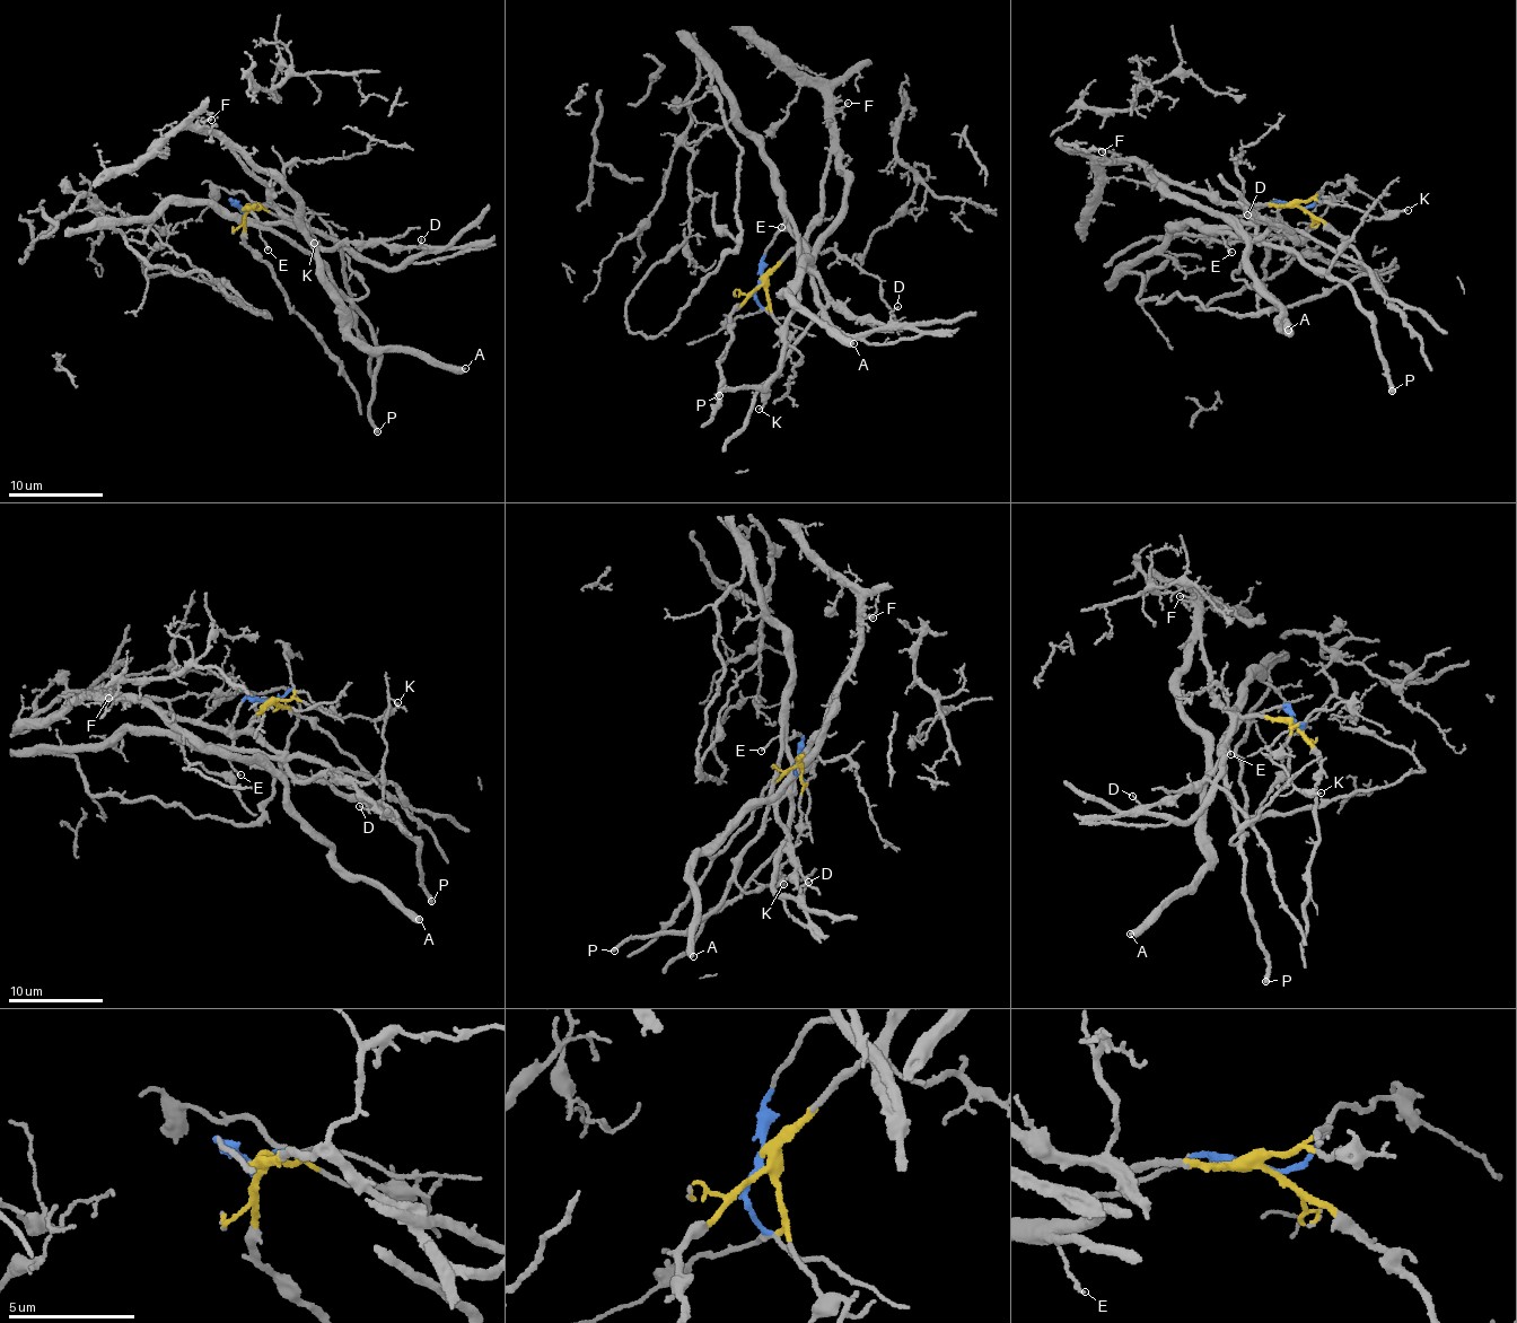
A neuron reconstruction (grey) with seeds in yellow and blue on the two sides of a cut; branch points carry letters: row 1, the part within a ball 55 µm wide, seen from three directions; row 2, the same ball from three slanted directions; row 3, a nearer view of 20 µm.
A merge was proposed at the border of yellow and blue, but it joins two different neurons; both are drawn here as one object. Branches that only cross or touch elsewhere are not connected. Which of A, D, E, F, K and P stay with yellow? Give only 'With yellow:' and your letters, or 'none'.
With yellow: A, D, F, K

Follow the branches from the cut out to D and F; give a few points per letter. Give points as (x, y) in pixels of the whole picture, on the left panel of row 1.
D: (245, 209), (260, 203), (271, 206), (323, 247), (382, 243), (423, 247), (420, 247), (421, 238)
F: (245, 209), (268, 204), (268, 187), (243, 168), (227, 142), (205, 129), (207, 121), (210, 120)

